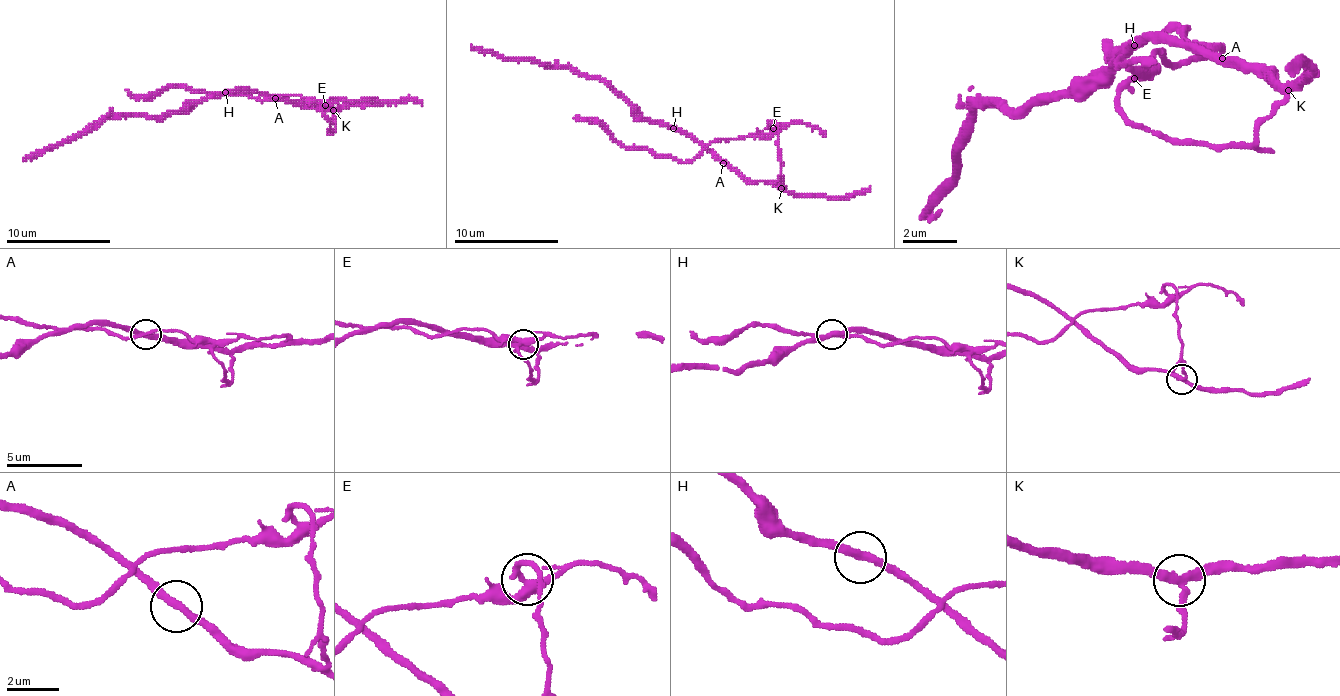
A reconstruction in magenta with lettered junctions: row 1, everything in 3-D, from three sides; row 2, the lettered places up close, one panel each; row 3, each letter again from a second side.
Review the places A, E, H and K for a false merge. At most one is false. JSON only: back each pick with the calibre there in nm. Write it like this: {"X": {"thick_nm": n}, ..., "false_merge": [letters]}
{"K": {"thick_nm": 280}, "false_merge": ["K"]}

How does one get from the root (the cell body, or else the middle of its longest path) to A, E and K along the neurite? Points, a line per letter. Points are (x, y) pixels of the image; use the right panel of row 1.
A: (1127, 51), (1141, 38), (1174, 38), (1181, 45), (1202, 45), (1222, 58)
E: (1127, 51), (1141, 38), (1174, 38), (1188, 51), (1174, 65), (1161, 51), (1154, 51), (1154, 58), (1134, 78)
K: (1127, 51), (1141, 38), (1174, 38), (1215, 58), (1235, 58), (1242, 65), (1256, 65), (1290, 92)

